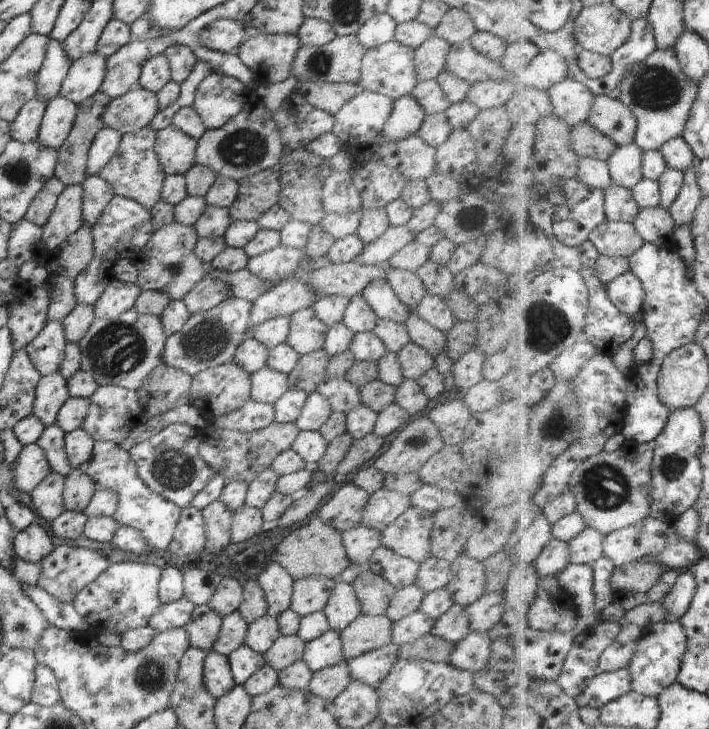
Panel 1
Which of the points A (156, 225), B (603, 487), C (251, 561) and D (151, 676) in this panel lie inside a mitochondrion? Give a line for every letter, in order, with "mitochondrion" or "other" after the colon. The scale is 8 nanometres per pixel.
A: other
B: mitochondrion
C: other
D: mitochondrion

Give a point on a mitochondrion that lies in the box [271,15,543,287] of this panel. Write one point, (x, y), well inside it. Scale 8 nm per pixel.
(317, 63)

